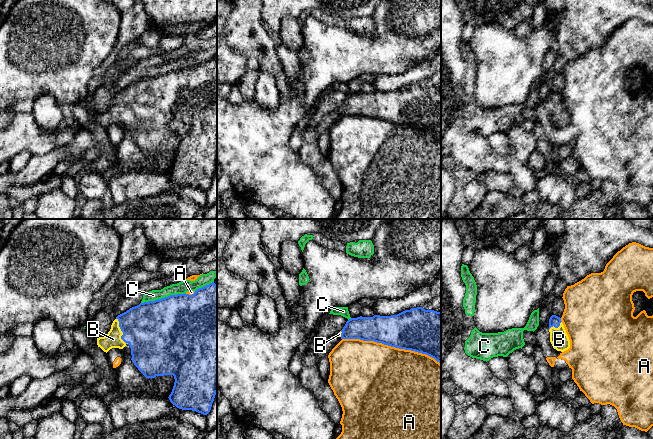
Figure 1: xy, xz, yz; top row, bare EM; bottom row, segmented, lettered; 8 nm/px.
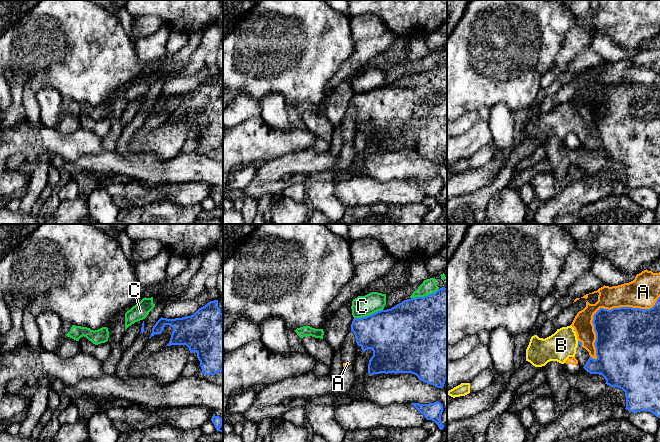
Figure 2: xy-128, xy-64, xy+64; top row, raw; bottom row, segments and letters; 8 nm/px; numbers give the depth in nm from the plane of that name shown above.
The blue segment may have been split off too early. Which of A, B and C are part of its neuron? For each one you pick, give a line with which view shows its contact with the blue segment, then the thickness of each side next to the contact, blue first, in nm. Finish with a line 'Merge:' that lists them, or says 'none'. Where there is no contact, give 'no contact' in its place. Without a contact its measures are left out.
B: xy | 440/130 nm
Merge: B

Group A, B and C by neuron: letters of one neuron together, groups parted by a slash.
A / B / C

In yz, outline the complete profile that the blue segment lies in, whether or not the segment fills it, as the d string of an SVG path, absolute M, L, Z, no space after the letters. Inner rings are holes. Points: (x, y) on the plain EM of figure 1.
M552 91L549 95L550 118L554 125L564 128L570 124L570 116L561 94Z

